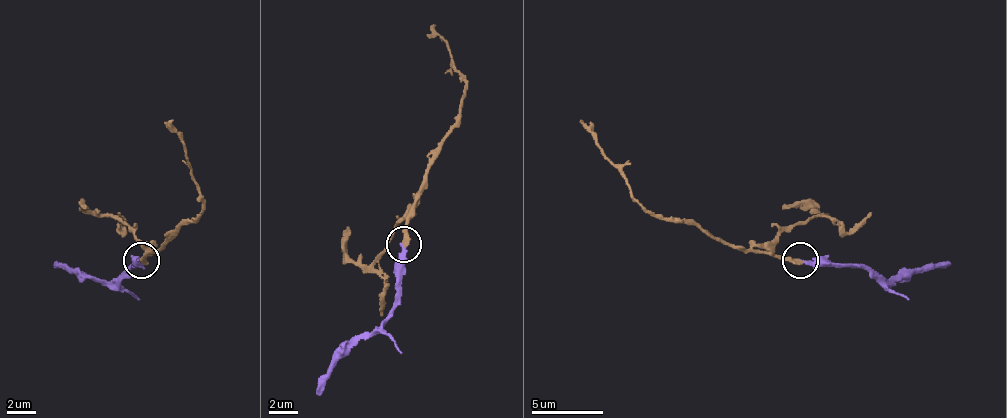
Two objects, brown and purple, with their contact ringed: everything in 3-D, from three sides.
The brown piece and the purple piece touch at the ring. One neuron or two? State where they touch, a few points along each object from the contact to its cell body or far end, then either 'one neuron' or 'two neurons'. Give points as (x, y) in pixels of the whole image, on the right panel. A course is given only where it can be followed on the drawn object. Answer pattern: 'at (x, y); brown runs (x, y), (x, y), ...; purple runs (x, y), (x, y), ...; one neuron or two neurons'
at (800, 260); brown runs (799, 259), (777, 259), (721, 242), (688, 220), (646, 210), (599, 142), (578, 121); purple runs (799, 259), (863, 263), (888, 281), (898, 281), (916, 270), (952, 263); one neuron

